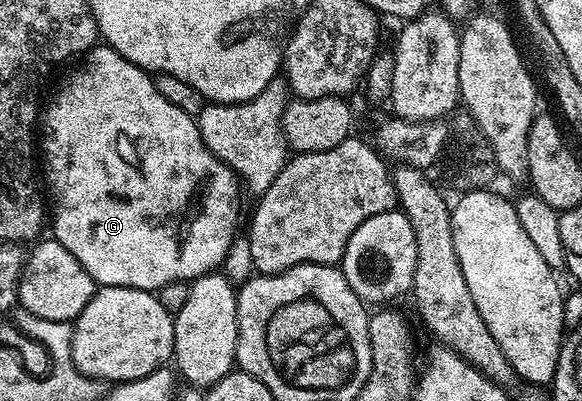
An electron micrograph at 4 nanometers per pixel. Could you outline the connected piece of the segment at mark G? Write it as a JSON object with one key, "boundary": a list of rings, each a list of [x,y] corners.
{"boundary":[[[105,44],[95,45],[94,49],[89,50],[84,56],[86,62],[82,66],[82,70],[78,70],[62,87],[58,90],[58,95],[50,102],[50,107],[45,107],[44,113],[40,118],[40,154],[46,157],[46,182],[50,185],[50,194],[54,197],[54,230],[52,237],[60,244],[64,244],[64,248],[68,248],[68,252],[72,252],[72,256],[76,256],[76,260],[80,260],[80,264],[84,264],[84,268],[88,272],[88,276],[94,278],[95,283],[99,287],[103,286],[127,286],[128,288],[136,288],[137,290],[149,290],[156,292],[164,284],[172,284],[173,282],[191,283],[195,278],[200,278],[204,274],[211,273],[215,268],[221,267],[222,262],[226,259],[226,253],[230,247],[230,239],[235,233],[234,230],[234,206],[230,201],[234,198],[234,182],[236,186],[236,176],[233,171],[227,169],[218,158],[214,157],[210,149],[204,144],[204,140],[198,131],[198,123],[188,112],[180,112],[180,108],[174,107],[169,100],[164,100],[164,96],[160,96],[160,92],[156,92],[156,84],[153,77],[147,71],[142,70],[136,64],[132,64],[124,56],[120,56],[120,52],[116,52],[110,46]]]}

